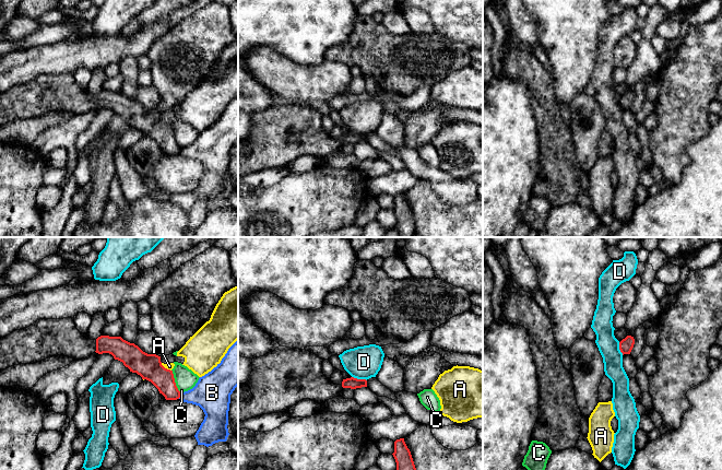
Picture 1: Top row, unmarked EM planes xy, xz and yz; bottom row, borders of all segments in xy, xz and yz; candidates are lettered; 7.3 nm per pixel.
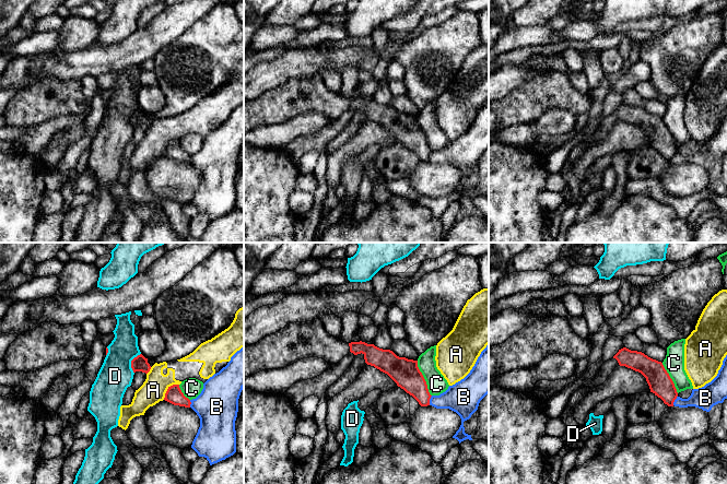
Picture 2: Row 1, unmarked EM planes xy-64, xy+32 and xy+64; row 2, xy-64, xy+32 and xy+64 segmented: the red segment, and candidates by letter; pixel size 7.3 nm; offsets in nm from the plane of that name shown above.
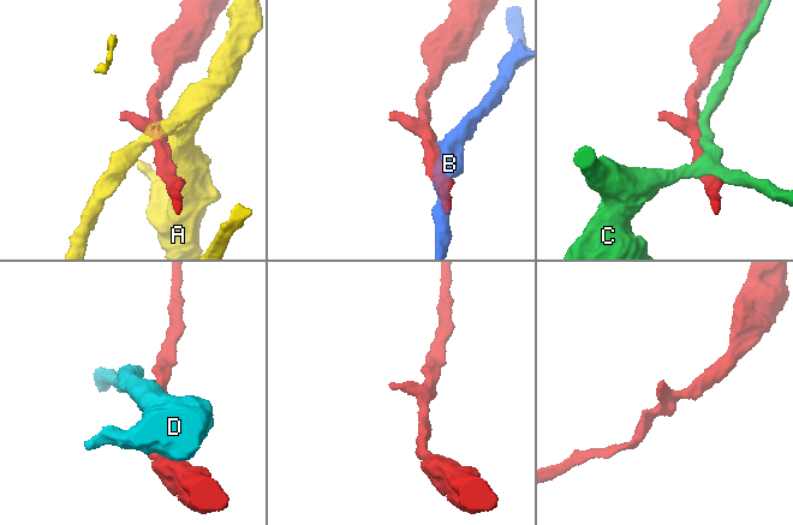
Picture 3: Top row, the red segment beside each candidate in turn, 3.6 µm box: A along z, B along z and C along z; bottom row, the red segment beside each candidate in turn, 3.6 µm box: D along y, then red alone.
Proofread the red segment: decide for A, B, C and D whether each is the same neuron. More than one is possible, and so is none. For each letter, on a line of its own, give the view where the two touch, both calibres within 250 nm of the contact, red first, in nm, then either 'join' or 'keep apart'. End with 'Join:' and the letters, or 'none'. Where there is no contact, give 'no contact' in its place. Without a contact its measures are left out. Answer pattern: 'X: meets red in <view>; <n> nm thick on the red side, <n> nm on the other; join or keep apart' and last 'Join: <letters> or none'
A: meets red in xy; 190 nm thick on the red side, 50 nm on the other; keep apart
B: meets red in xy; 160 nm thick on the red side, 280 nm on the other; keep apart
C: meets red in xy; 190 nm thick on the red side, 160 nm on the other; keep apart
D: meets red in xz; 90 nm thick on the red side, 240 nm on the other; keep apart
Join: none

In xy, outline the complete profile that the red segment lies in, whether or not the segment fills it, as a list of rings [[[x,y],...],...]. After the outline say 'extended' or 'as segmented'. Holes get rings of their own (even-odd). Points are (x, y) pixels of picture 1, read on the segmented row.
[[[72,318],[39,319],[27,328],[0,339],[0,372],[19,364],[34,364],[64,355],[81,360],[93,353],[109,353],[132,373],[151,381],[166,400],[180,398],[173,371],[162,365],[161,356],[143,352],[121,337],[100,336],[91,340],[80,332]]]; extended

